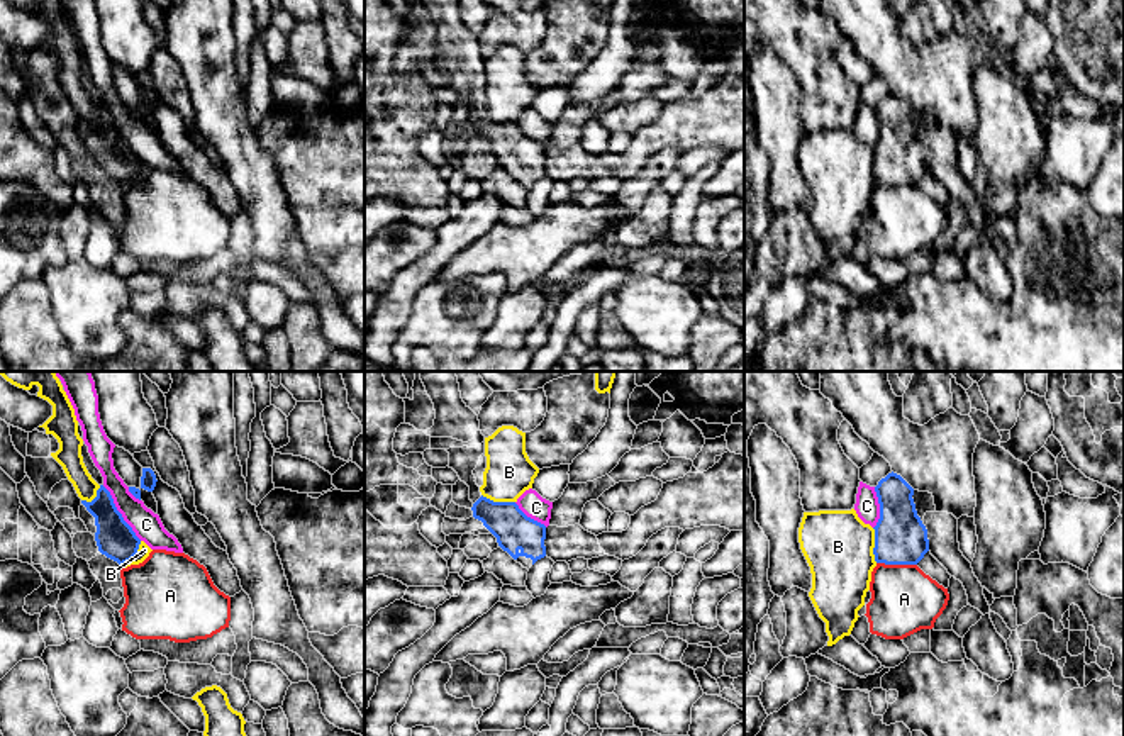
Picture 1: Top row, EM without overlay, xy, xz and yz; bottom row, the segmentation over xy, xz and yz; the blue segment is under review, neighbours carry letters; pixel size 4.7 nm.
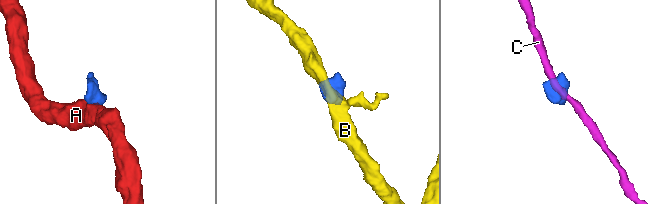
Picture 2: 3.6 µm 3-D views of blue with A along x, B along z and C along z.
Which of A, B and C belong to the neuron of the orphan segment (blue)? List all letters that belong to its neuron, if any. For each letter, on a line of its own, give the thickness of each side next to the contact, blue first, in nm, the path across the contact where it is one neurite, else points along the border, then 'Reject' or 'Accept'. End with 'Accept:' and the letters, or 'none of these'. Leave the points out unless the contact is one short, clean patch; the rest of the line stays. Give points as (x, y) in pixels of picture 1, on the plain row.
A: Thickness 260 nm (blue) against 320 nm. Boundary: yz (877, 182), (916, 185). Reject
B: Thickness 260 nm (blue) against 320 nm. Boundary: yz (872, 148), (873, 178), (877, 182). Reject
C: Thickness 180 nm (blue) against 140 nm. Boundary: xy (102, 105), (122, 139), (141, 160). Reject
Accept: none of these

